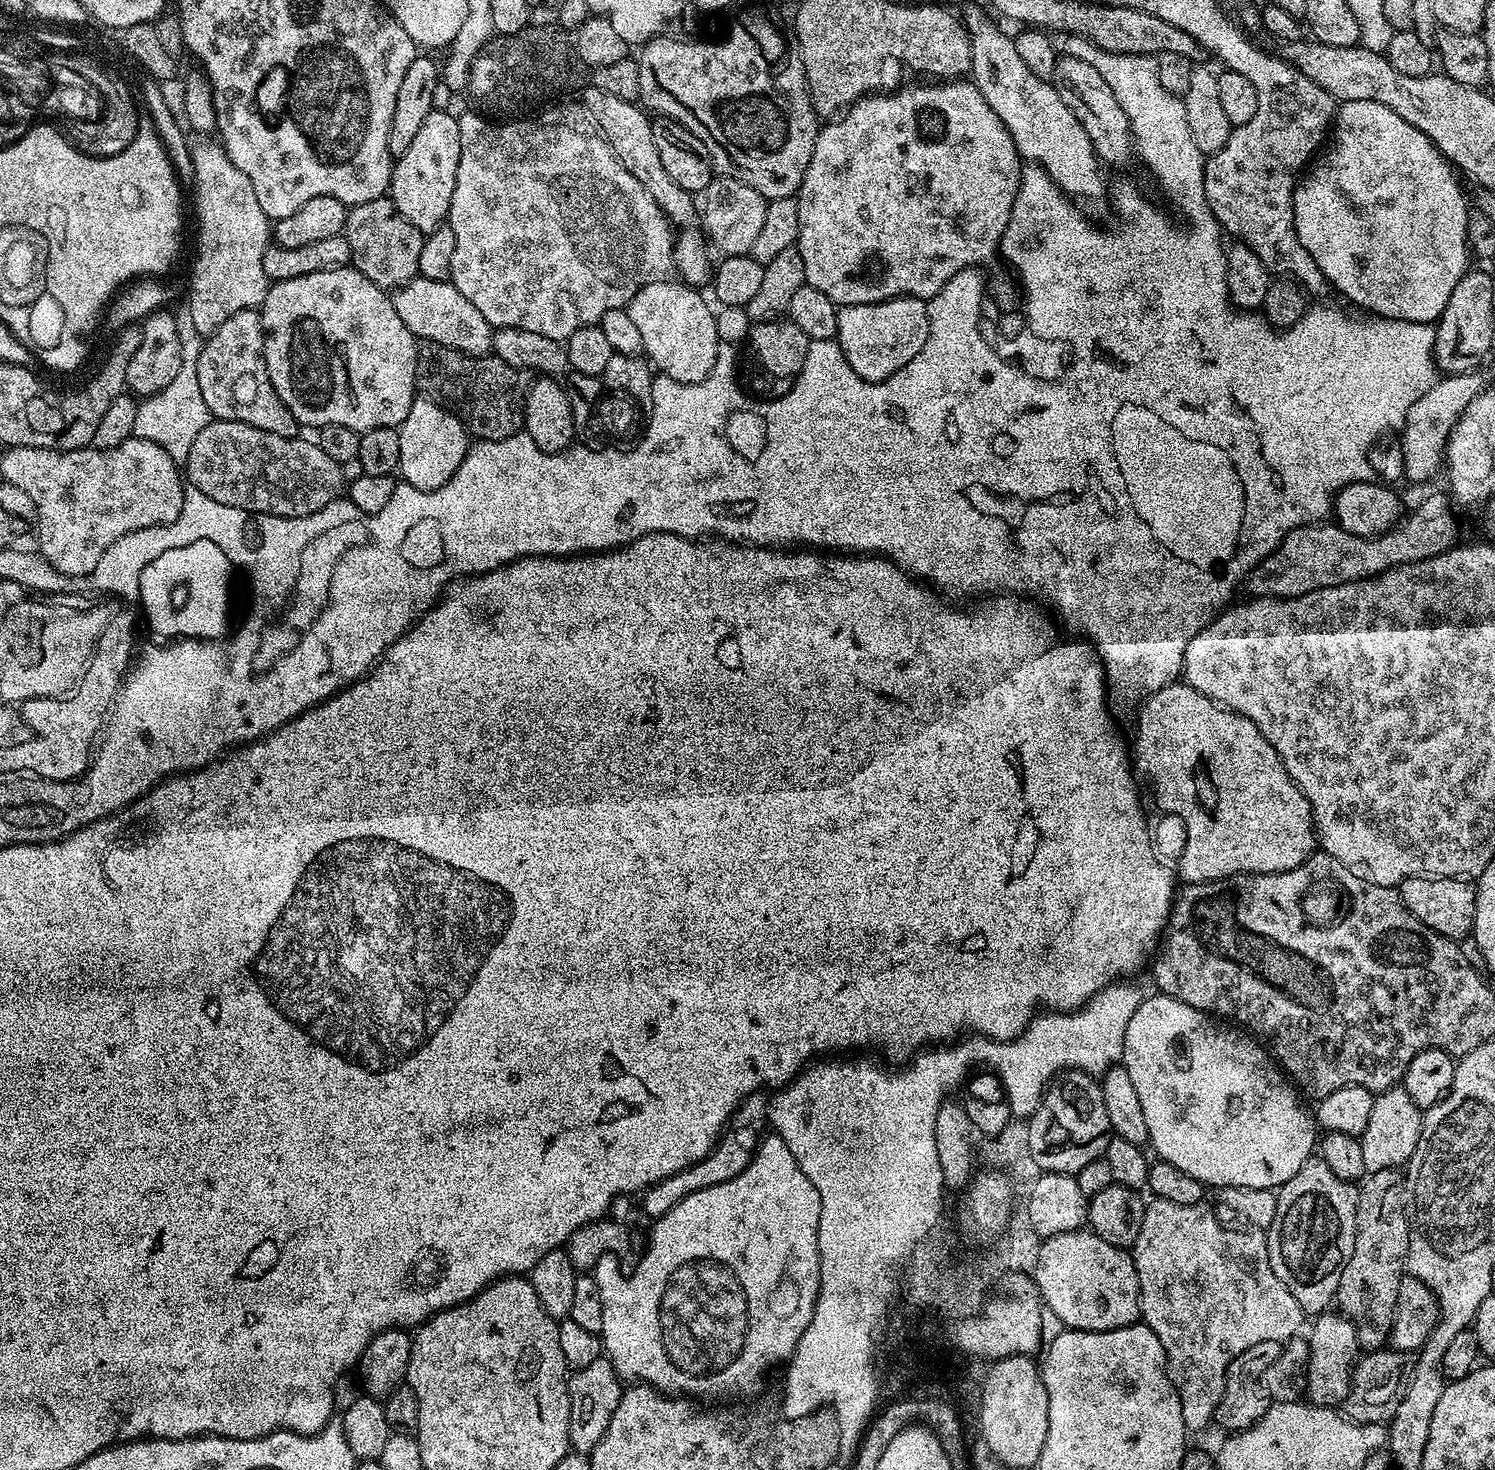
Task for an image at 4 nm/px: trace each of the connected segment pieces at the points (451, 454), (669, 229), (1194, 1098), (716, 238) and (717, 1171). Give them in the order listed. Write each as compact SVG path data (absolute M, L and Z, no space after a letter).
M418 398L410 406L410 414L398 426L398 469L403 483L429 492L441 488L462 466L462 458L468 456L470 433L453 412L447 412L433 400Z
M560 102L555 106L545 107L531 118L512 118L507 122L485 118L476 110L459 113L462 154L458 158L458 182L454 182L454 198L450 202L446 221L447 227L454 230L454 262L450 282L462 294L466 294L470 302L474 302L474 307L481 312L482 318L486 318L486 322L496 330L512 327L542 334L545 338L559 342L568 341L574 330L599 324L602 314L606 314L608 310L624 308L632 301L642 284L667 277L674 268L674 229L668 216L660 209L658 202L650 198L646 186L642 186L642 182L638 182L638 178L634 178L634 174L630 174L630 170L626 170L626 166L618 162L590 110L586 110L580 102L568 103L572 102Z
M1152 994L1149 1000L1148 997L1141 999L1138 1010L1134 1010L1134 1018L1130 1018L1130 1026L1126 1026L1122 1066L1134 1081L1138 1098L1142 1102L1142 1110L1146 1114L1146 1130L1151 1151L1153 1153L1156 1151L1155 1155L1159 1159L1170 1162L1170 1166L1178 1166L1178 1170L1190 1174L1192 1178L1202 1182L1205 1186L1212 1187L1213 1184L1213 1189L1216 1190L1226 1186L1276 1190L1281 1184L1294 1178L1294 1174L1298 1174L1298 1170L1302 1170L1302 1166L1307 1160L1313 1159L1314 1149L1318 1144L1318 1125L1313 1113L1309 1109L1307 1112L1300 1105L1301 1097L1298 1095L1297 1089L1290 1083L1289 1077L1281 1071L1277 1061L1270 1055L1269 1049L1259 1039L1253 1038L1247 1031L1241 1030L1231 1023L1221 1022L1215 1015L1200 1012L1194 1006L1186 1006L1186 1002L1175 1000L1173 996Z
M719 174L713 175L698 204L707 239L711 247L715 251L717 248L724 256L746 256L751 253L764 225L767 209L768 201L758 194L758 190L754 190L754 186L746 186L746 182L738 182L738 178Z
M760 1094L748 1096L732 1111L731 1123L721 1131L712 1153L702 1158L702 1162L670 1178L662 1178L662 1182L644 1189L639 1197L640 1208L649 1216L649 1221L655 1222L670 1210L674 1210L674 1206L678 1206L682 1198L690 1198L690 1194L698 1194L698 1190L718 1186L718 1182L730 1182L730 1178L738 1178L738 1174L746 1170L746 1166L756 1154L756 1147L760 1144L762 1133L765 1131L763 1128L768 1124L768 1100L762 1097Z

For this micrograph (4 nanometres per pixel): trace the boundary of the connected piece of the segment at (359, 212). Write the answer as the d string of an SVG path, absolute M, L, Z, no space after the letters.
M387 195L374 198L370 202L351 205L342 235L346 242L350 242L351 267L370 278L374 286L395 290L416 279L418 254L422 254L425 233L410 226L410 222L406 222L402 214L398 214L398 206L394 206Z

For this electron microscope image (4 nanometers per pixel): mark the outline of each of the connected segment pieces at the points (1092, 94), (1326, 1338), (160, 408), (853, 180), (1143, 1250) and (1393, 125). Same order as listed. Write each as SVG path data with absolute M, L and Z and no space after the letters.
M1067 54L1057 55L1054 74L1051 81L1054 90L1058 90L1058 98L1070 106L1070 114L1082 122L1082 130L1090 138L1097 156L1105 165L1113 164L1120 168L1134 152L1132 139L1132 121L1126 118L1126 110L1122 110L1122 102L1110 90L1110 82L1090 66L1090 62L1082 62L1082 58L1074 58Z
M1329 1310L1315 1317L1312 1333L1307 1333L1308 1342L1308 1386L1307 1403L1320 1408L1336 1408L1343 1405L1352 1385L1352 1369L1356 1367L1361 1351L1356 1327L1339 1311Z
M185 358L182 370L158 394L141 399L134 414L133 437L146 442L154 442L170 454L170 458L177 462L184 462L190 454L190 446L194 438L201 433L202 428L210 421L210 413L206 401L202 398L202 389L198 387L198 370L196 361Z
M932 82L924 86L924 98L926 98L926 106L942 108L947 104L947 100L955 98L959 102L957 105L948 105L947 113L949 115L948 134L956 134L956 138L948 138L946 142L950 142L952 150L948 150L944 154L944 160L938 160L940 170L944 176L924 176L924 172L930 170L920 170L914 164L910 166L910 170L900 170L900 158L892 158L892 148L890 148L890 138L892 134L900 136L900 112L902 110L918 110L920 102L918 96L910 94L910 87L901 86L894 92L887 94L869 94L856 100L851 106L845 108L843 113L835 118L829 119L828 124L819 129L814 142L814 150L810 154L810 166L806 166L806 174L800 183L800 190L796 193L794 199L798 206L798 222L800 229L798 230L798 238L795 242L795 248L802 254L802 266L806 270L806 278L804 282L810 286L814 286L814 290L822 290L822 294L826 294L826 298L830 298L837 304L843 306L845 304L877 304L883 300L894 300L897 296L913 296L922 301L929 301L933 296L946 286L946 282L950 282L950 278L954 278L954 274L958 274L964 268L974 268L983 265L983 260L988 260L996 252L996 243L1001 243L1004 235L1004 225L1008 222L1008 216L1012 212L1010 200L1014 200L1014 184L1020 184L1020 173L1022 171L1022 161L1020 152L1014 146L1014 138L1010 138L1010 134L1006 130L1006 126L998 118L998 114L994 114L994 110L990 108L986 102L986 98L980 96L980 91L976 89L975 84L971 82Z
M1149 1199L1142 1218L1142 1230L1138 1230L1138 1238L1132 1243L1130 1249L1138 1274L1140 1314L1143 1323L1147 1324L1150 1330L1154 1330L1154 1334L1158 1334L1158 1342L1162 1342L1166 1350L1168 1377L1172 1379L1172 1384L1178 1390L1178 1398L1182 1402L1182 1418L1189 1433L1192 1434L1202 1431L1208 1423L1213 1423L1216 1407L1224 1396L1228 1367L1243 1351L1249 1350L1260 1342L1287 1342L1301 1331L1300 1327L1303 1326L1304 1320L1306 1321L1306 1313L1298 1306L1298 1298L1294 1298L1294 1294L1290 1294L1290 1290L1282 1286L1282 1278L1278 1278L1278 1274L1274 1274L1274 1266L1270 1266L1267 1235L1263 1231L1235 1232L1232 1228L1223 1228L1216 1221L1215 1214L1204 1207L1203 1203L1182 1206L1178 1202L1169 1200Z
M1343 101L1337 107L1327 148L1319 157L1320 165L1313 172L1308 170L1303 173L1302 179L1297 183L1292 195L1294 226L1298 234L1298 242L1302 242L1302 246L1306 246L1310 258L1314 258L1318 270L1322 270L1324 279L1328 281L1329 285L1333 289L1337 288L1350 303L1361 304L1365 313L1373 316L1385 316L1391 320L1418 322L1419 324L1432 324L1439 320L1450 294L1454 294L1454 286L1470 270L1470 264L1468 264L1468 260L1470 261L1468 246L1470 200L1469 197L1468 200L1464 197L1464 192L1460 189L1461 177L1458 175L1457 169L1445 160L1442 153L1432 145L1432 140L1426 138L1426 134L1422 134L1417 128L1410 126L1410 122L1406 122L1406 118L1398 118L1398 114L1394 114L1394 110L1390 110L1390 106L1382 106L1382 102Z

